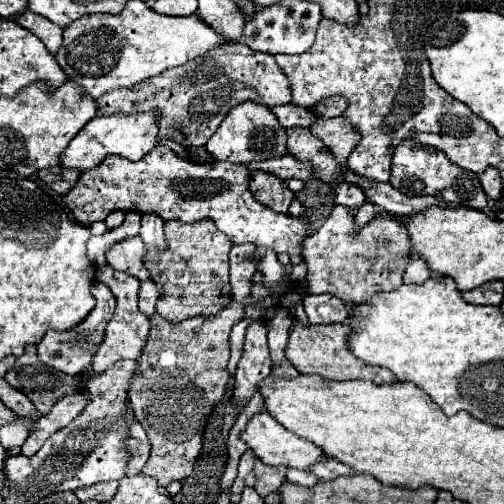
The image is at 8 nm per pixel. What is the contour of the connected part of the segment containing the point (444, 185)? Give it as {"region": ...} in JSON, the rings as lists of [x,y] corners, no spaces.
{"region":[[[413,138],[403,140],[395,152],[393,152],[393,162],[391,162],[391,178],[389,184],[395,186],[399,192],[407,196],[439,196],[451,204],[461,204],[461,206],[471,206],[471,208],[481,208],[487,214],[487,208],[493,206],[493,200],[487,198],[487,194],[481,188],[479,176],[471,174],[453,162],[447,162],[447,156],[441,150],[427,148]]]}

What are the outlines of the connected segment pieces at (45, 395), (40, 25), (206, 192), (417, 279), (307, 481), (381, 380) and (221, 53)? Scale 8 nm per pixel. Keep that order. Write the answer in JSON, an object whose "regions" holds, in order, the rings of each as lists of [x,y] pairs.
{"regions":[[[[25,346],[23,356],[17,358],[15,366],[5,374],[5,380],[13,388],[21,390],[41,414],[47,414],[59,398],[79,392],[83,382],[79,374],[59,374],[57,370],[43,366],[35,346]]],[[[25,10],[23,14],[15,16],[15,22],[27,28],[29,32],[33,32],[51,54],[55,54],[55,50],[59,50],[59,46],[63,44],[63,28],[57,24],[51,24],[47,18],[39,14],[33,14],[31,10]]],[[[157,144],[139,162],[131,162],[121,156],[107,156],[99,166],[95,166],[95,170],[81,174],[79,182],[63,196],[63,202],[73,212],[73,218],[83,226],[105,220],[115,210],[139,210],[139,214],[155,214],[163,220],[179,220],[185,224],[213,220],[233,244],[267,246],[277,254],[287,252],[293,264],[303,260],[301,242],[313,234],[309,216],[313,208],[305,208],[303,216],[269,210],[251,196],[247,166],[231,162],[197,164],[179,158],[163,144]]],[[[413,258],[403,274],[405,284],[423,284],[431,276],[431,270],[427,268],[427,262],[423,258]]],[[[289,468],[287,470],[287,482],[291,484],[299,484],[299,486],[315,486],[319,480],[313,472],[303,472],[303,470],[295,470],[295,468]]],[[[297,324],[289,336],[287,344],[287,358],[301,374],[317,374],[327,380],[371,380],[375,384],[393,384],[397,382],[395,374],[385,368],[367,366],[359,358],[355,358],[349,350],[349,324],[319,324],[319,326],[303,326]]],[[[229,42],[217,46],[193,62],[157,74],[147,82],[131,88],[111,90],[95,102],[99,104],[99,110],[107,114],[147,112],[153,108],[159,112],[159,140],[169,138],[183,148],[193,148],[203,146],[219,128],[225,114],[245,100],[253,100],[265,106],[289,104],[289,82],[271,54],[251,50],[247,44]]]]}

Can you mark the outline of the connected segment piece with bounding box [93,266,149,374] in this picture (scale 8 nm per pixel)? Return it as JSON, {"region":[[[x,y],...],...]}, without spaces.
{"region":[[[103,266],[97,270],[97,280],[103,282],[105,286],[109,286],[109,290],[117,298],[115,314],[113,314],[111,322],[107,324],[107,330],[105,330],[105,342],[99,346],[97,356],[93,360],[93,372],[101,374],[107,366],[113,366],[117,360],[139,358],[139,354],[143,352],[143,346],[147,342],[149,318],[143,312],[139,312],[139,308],[137,308],[137,294],[139,294],[139,280],[137,278],[133,278],[125,272],[117,272],[111,266]]]}

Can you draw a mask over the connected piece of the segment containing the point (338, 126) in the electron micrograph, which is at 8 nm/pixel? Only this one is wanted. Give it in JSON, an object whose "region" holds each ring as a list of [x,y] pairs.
{"region":[[[329,118],[329,120],[317,120],[311,126],[311,132],[331,150],[333,158],[339,162],[339,174],[345,174],[343,164],[347,162],[347,156],[359,142],[359,134],[343,120],[343,118]]]}

